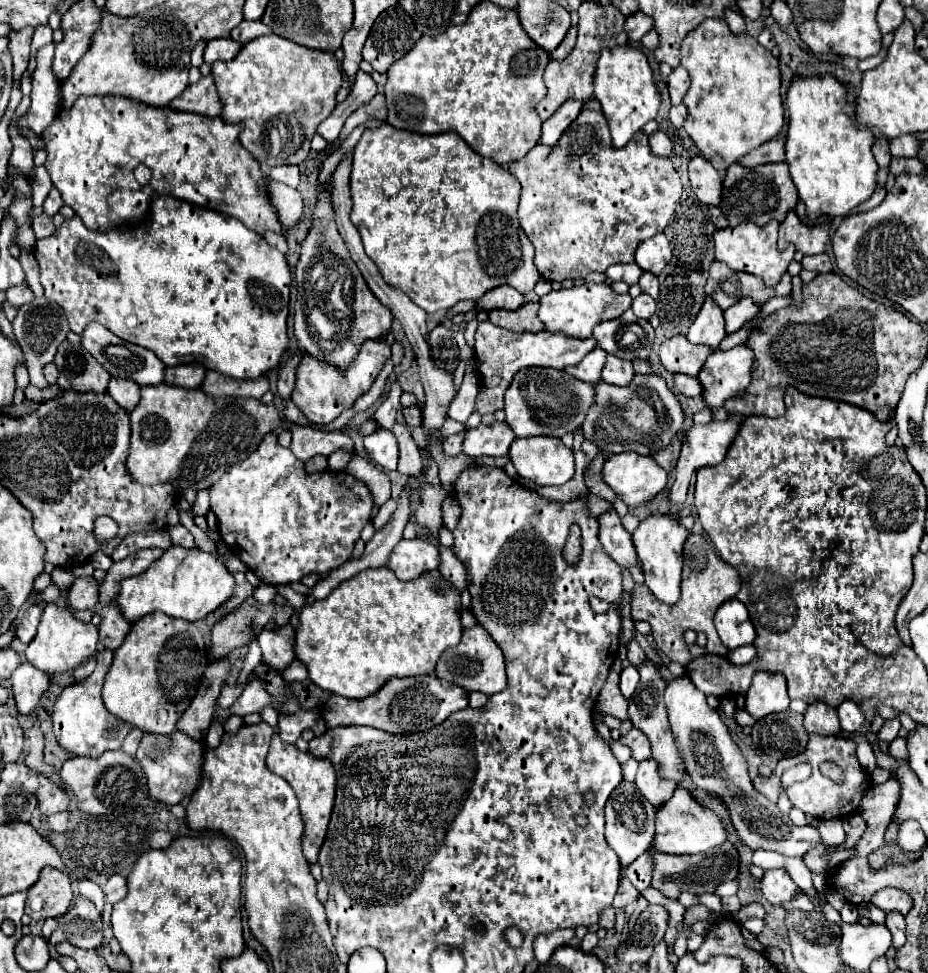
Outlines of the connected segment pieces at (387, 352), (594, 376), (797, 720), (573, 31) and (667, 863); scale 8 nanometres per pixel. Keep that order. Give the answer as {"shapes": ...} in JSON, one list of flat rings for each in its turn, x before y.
{"shapes":[[[365,342,361,346,361,352,357,354,355,362,347,372,339,372,337,368,317,362,315,358,303,354,301,362,297,364,297,378,295,378,295,390,293,390,293,404,315,424,329,424,333,422,343,410,351,408,353,402,371,388,375,376,379,374,385,360,391,356,391,348,385,342]],[[595,348,595,350,591,350,579,364,567,366,565,372,571,374,571,376,575,376,575,378,581,380,581,382,591,382,591,384,595,384,597,380,601,380,601,368,603,368,603,364,605,364,605,356,607,356,605,350]],[[787,710,757,720,751,738,755,748,767,760,777,762,801,754,801,750,805,750,805,742,809,740,809,734,803,726,803,716]],[[571,26,569,32,567,32,567,36,565,36,565,40,551,52,551,58,555,58,555,60,567,58,567,54,569,54,569,52,573,50,573,46,575,46,575,40,577,40,577,26]],[[725,842,709,854,695,854,695,856,671,856,671,854,661,854,655,852,655,870,653,870,653,880,651,886,661,890,667,898,677,898,681,892,691,892,691,894,705,894,713,892,717,884,727,882,737,878,739,874,739,852,731,842]]]}

